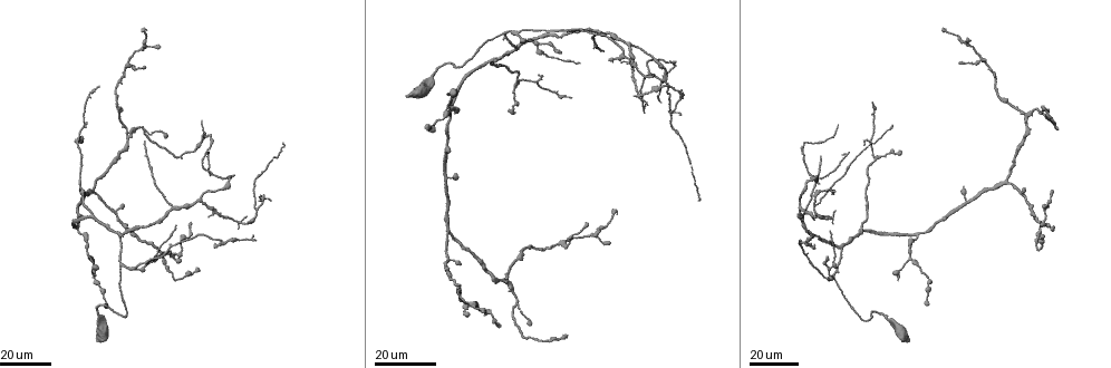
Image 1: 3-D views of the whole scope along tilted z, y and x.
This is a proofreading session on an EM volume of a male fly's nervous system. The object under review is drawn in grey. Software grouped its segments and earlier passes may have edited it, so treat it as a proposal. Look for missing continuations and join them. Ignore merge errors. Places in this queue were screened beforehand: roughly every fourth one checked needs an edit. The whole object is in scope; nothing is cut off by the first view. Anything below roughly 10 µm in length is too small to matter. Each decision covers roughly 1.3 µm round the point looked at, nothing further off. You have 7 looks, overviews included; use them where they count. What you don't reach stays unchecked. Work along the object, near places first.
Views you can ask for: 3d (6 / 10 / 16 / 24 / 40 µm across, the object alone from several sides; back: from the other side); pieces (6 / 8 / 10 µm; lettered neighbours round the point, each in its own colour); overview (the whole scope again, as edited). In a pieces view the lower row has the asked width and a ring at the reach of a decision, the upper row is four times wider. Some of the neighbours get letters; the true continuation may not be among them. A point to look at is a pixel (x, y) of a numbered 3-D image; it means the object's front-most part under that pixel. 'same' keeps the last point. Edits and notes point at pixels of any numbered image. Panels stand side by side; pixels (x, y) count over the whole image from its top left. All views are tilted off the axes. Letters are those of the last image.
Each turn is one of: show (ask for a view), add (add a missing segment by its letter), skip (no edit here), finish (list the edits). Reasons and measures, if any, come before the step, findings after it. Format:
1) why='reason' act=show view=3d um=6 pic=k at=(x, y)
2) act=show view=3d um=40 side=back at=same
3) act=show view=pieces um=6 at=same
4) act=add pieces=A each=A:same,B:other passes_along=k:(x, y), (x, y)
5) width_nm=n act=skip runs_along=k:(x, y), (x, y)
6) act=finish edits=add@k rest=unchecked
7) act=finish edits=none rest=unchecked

why='tapers out' act=show view=3d um=40 pic=1 at=(642, 112)

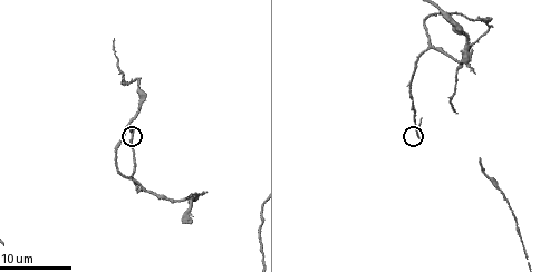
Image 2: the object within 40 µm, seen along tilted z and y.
why='see the neighbours' act=show view=pieces um=8 pic=2 at=(134, 128)

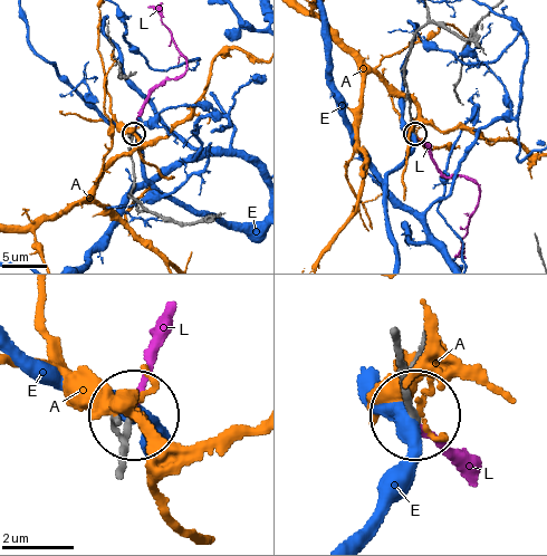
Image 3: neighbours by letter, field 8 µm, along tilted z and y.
act=add pieces=L each=A:other,E:other,L:same passes_along=3:(410, 113), (415, 135), (439, 169), (479, 188), (467, 235) found='the cell continues'

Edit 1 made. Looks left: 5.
why='long arm stops here' act=show view=3d um=24 pic=1 at=(821, 154)

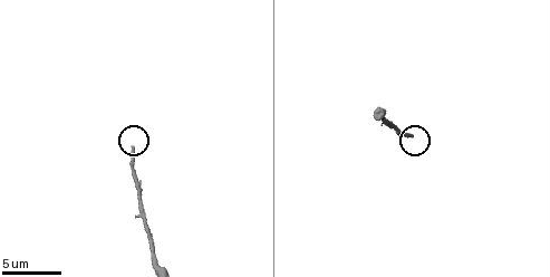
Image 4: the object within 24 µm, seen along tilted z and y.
act=show view=pieces um=6 pic=4 at=(132, 148)

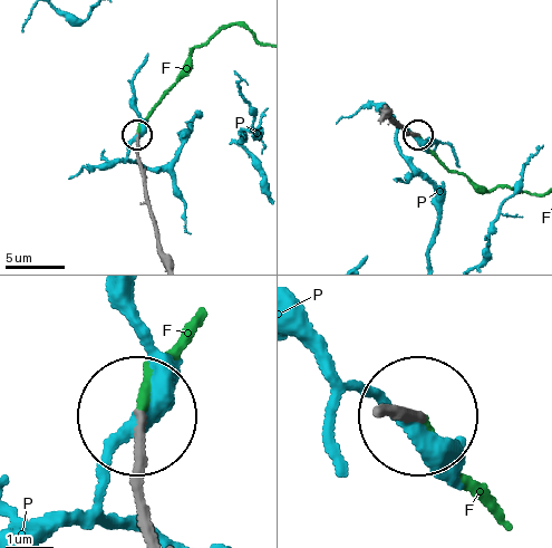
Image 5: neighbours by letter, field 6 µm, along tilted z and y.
act=add pieces=F each=F:same,P:other passes_along=5:(156, 531), (142, 497), (142, 402), (186, 326) found='it goes on there'

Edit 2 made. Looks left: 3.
act=show view=overview

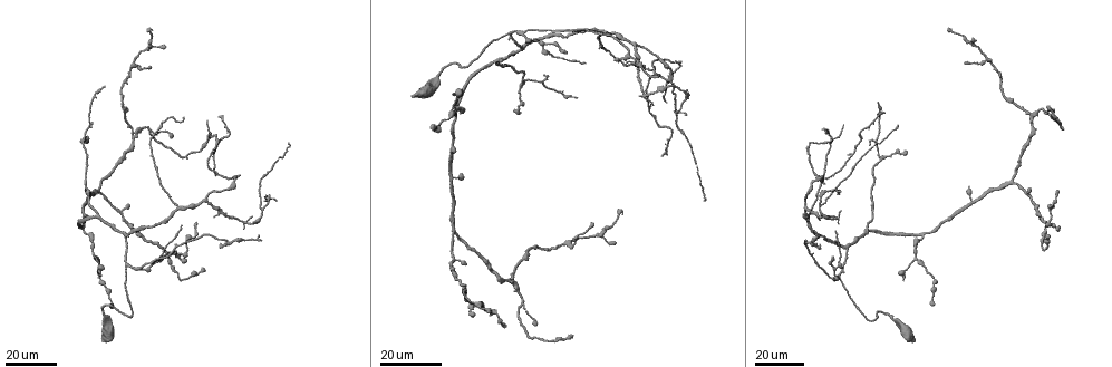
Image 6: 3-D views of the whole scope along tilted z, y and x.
why='free end' act=show view=3d um=40 pic=6 at=(816, 237)

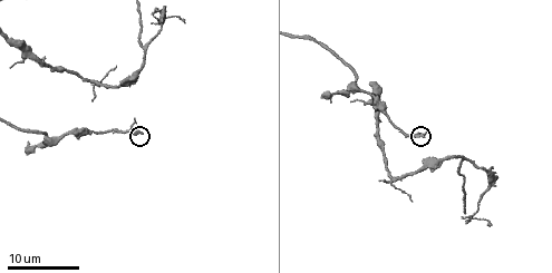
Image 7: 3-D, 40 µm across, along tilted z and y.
act=show view=pieces um=6 pic=7 at=(142, 133)

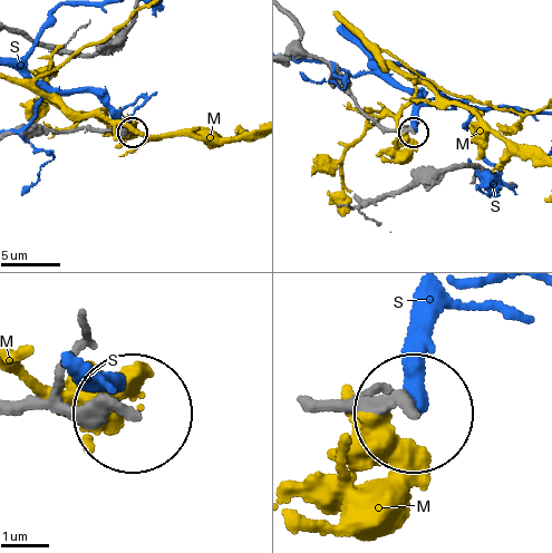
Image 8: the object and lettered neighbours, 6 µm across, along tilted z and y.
act=skip each=M:other,S:other found='none of them fits'

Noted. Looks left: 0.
act=finish edits=add@3,add@5 rest=unchecked

